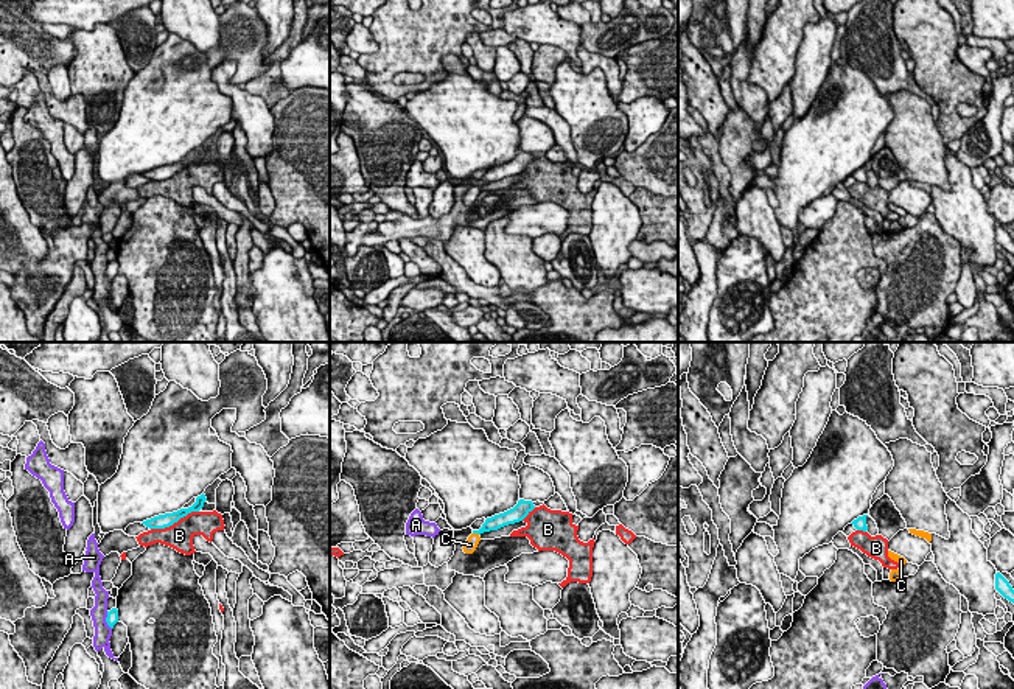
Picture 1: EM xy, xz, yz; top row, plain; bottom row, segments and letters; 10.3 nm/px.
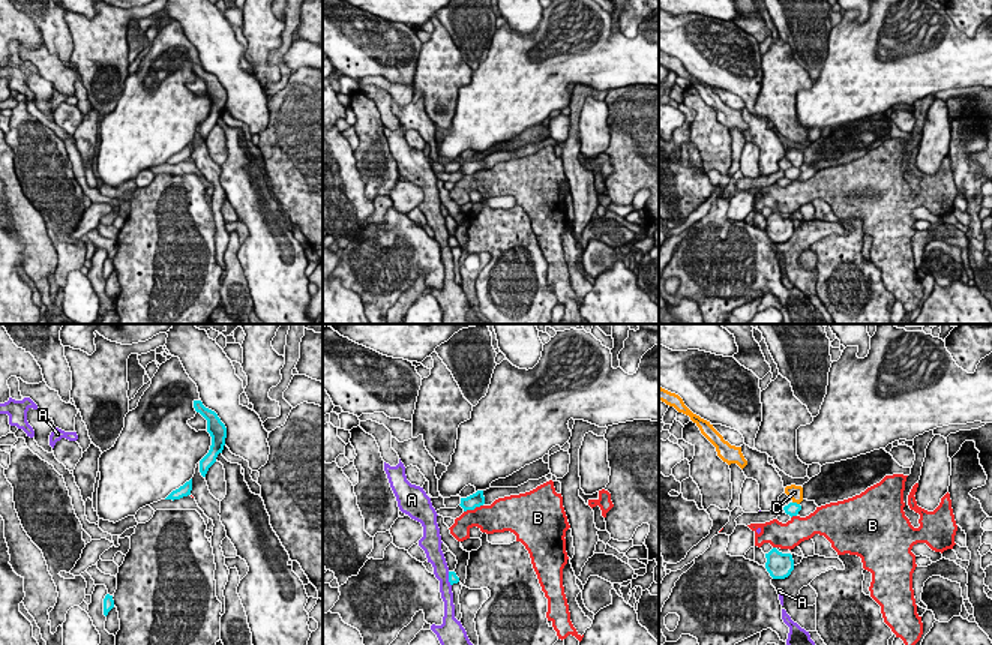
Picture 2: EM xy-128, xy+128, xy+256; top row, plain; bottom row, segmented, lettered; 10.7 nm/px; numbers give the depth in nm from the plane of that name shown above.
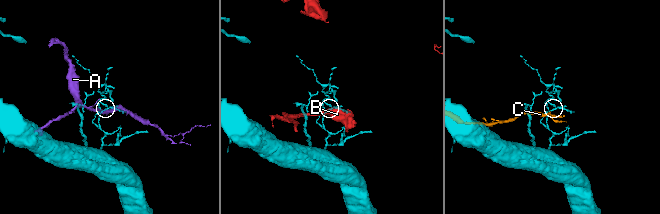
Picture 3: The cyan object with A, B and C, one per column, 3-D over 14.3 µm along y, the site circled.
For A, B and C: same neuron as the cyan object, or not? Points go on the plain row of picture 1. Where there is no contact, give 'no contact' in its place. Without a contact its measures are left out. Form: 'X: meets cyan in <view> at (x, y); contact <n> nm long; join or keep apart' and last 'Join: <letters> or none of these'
A: meets cyan in xy at (106, 272); contact 200 nm long; keep apart
B: meets cyan in xy at (174, 173); contact 550 nm long; keep apart
C: meets cyan in xz at (476, 184); contact 80 nm long; keep apart
Join: none of these

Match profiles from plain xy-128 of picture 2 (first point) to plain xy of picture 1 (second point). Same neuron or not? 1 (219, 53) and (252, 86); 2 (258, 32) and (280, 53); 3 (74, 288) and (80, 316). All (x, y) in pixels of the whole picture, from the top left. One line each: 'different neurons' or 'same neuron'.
1: different neurons
2: different neurons
3: same neuron

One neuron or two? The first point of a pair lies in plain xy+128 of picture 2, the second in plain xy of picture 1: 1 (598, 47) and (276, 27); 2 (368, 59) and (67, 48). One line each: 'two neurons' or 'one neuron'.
1: two neurons
2: one neuron

